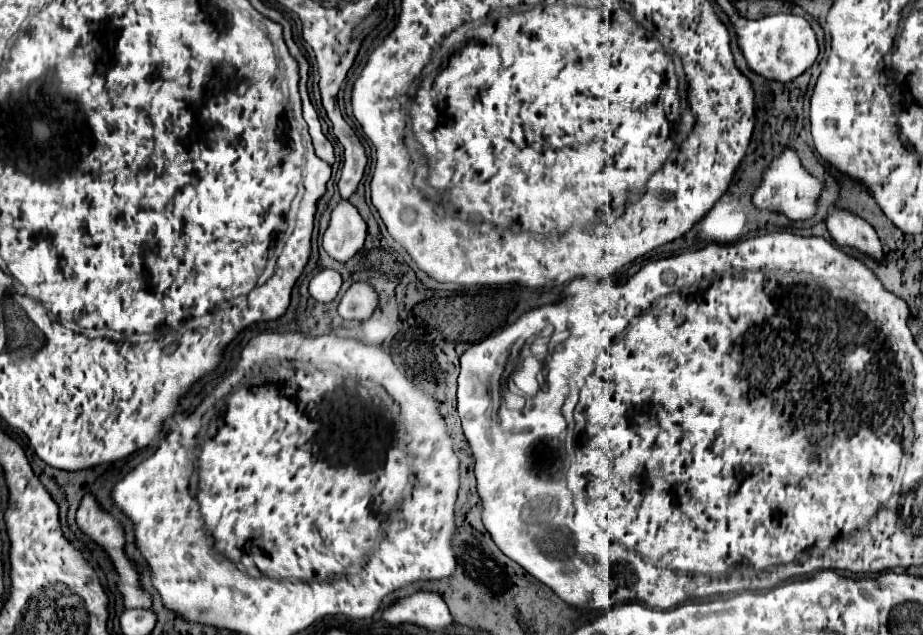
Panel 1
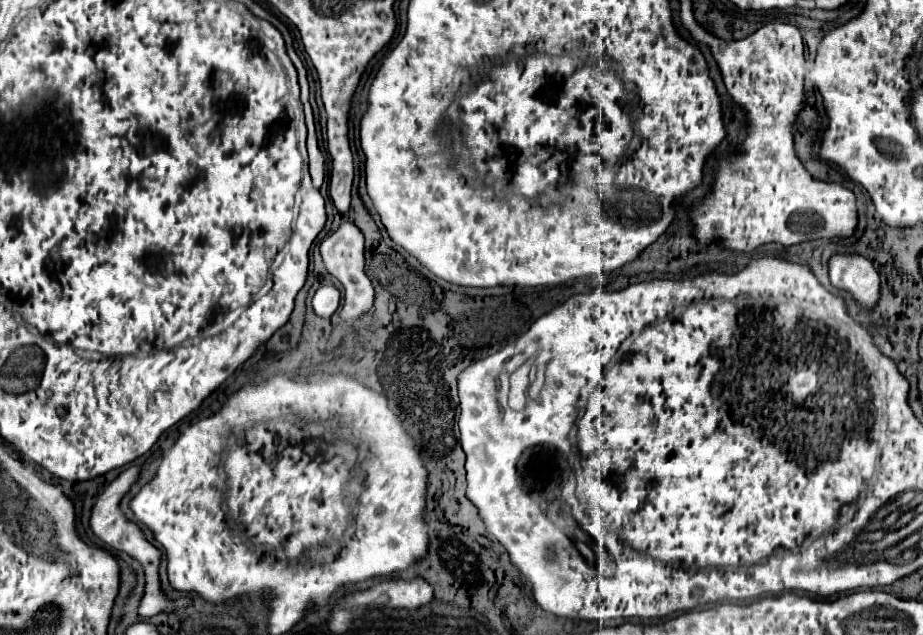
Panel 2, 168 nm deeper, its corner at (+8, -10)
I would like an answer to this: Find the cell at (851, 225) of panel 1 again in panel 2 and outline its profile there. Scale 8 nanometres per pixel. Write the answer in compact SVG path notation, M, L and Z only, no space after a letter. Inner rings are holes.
M832 254L828 266L830 266L830 282L832 282L832 286L852 292L854 300L858 300L862 308L866 308L866 310L874 308L874 304L878 302L880 282L878 282L878 272L874 270L874 266L864 256L860 256L860 254Z

